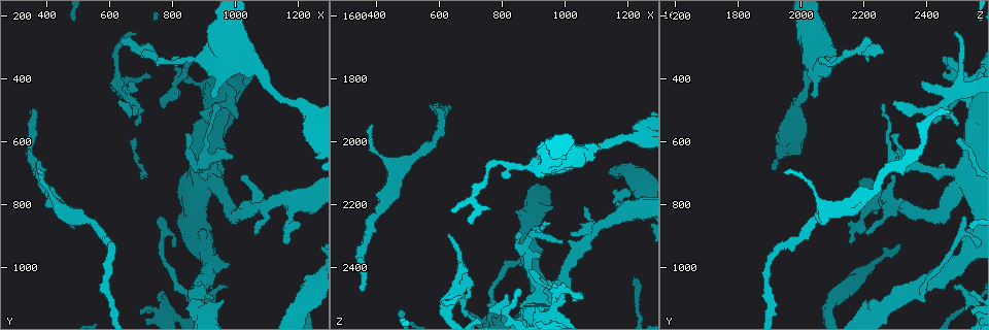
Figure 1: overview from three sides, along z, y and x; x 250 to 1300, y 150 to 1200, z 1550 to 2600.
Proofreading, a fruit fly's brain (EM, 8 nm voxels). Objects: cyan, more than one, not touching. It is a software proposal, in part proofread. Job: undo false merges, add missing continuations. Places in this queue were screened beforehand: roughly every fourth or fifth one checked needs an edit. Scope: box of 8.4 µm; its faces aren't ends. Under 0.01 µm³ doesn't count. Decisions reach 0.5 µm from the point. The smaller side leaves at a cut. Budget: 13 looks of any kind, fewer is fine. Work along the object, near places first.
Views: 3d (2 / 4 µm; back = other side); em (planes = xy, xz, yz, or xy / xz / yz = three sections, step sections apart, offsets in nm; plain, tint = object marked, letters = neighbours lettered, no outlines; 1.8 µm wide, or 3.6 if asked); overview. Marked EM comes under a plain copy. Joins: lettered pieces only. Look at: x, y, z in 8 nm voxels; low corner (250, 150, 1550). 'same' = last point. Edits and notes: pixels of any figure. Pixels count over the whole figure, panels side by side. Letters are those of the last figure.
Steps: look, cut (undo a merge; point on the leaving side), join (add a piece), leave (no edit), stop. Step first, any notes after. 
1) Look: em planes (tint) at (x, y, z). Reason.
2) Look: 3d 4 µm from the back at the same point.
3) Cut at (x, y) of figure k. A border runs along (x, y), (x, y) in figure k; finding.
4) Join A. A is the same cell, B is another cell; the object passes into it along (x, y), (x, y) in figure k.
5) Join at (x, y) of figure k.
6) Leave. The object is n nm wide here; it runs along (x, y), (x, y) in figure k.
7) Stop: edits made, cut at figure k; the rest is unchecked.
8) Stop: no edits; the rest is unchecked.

Look: 3d 4 µm at (350, 515, 2475). End of a long branch.

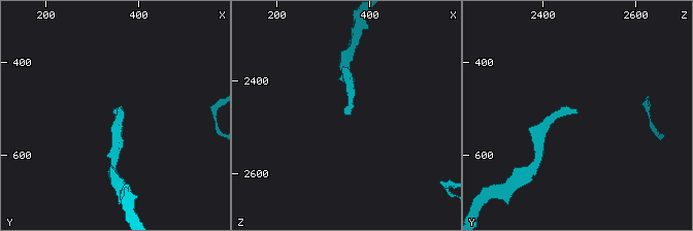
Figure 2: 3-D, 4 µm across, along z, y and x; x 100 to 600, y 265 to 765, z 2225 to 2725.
Look: em planes (letters) at (350, 505, 2480).

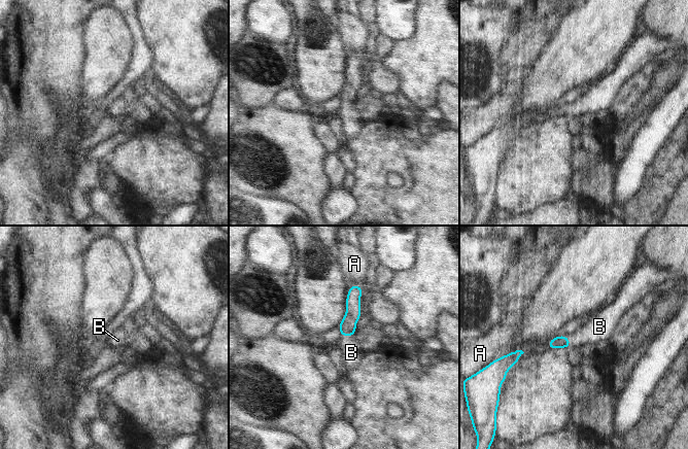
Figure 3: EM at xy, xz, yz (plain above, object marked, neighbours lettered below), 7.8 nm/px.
Join B. The longest contact is with A, 110 nm; B is the same cell, A is another cell; the object passes into it along (347, 326), (347, 335), (351, 352) in figure 3; the neuron continues.

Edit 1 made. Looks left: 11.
Look: overview.

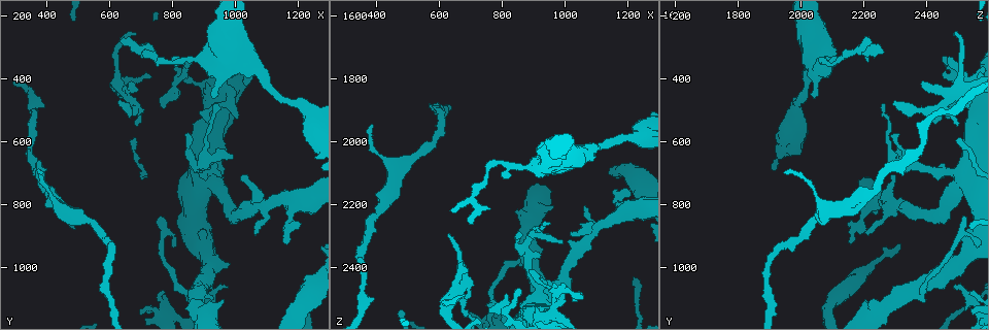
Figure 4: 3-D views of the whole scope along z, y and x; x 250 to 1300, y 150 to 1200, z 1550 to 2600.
Look: em xy step 8 (letters) at (715, 305, 2185).

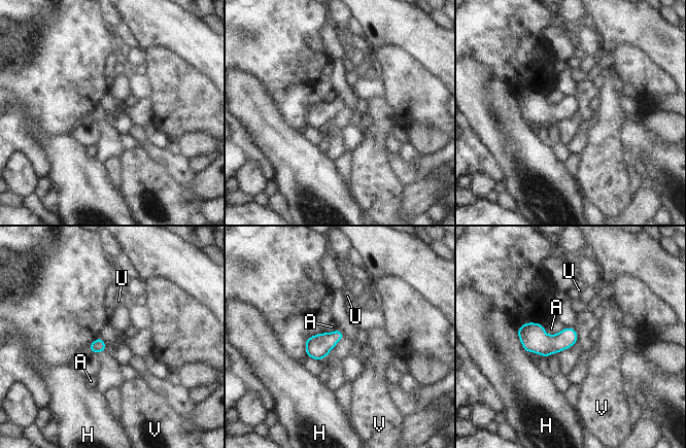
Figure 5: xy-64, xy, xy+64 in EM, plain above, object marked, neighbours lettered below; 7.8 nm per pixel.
Leave. A, H, U and V are other cells; a border runs along (564, 328), (556, 334), (544, 334) in figure 5; one neuron here.

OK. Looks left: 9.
Look: em 3.6 µm planes (letters) at (925, 540, 2425). Tapers out.

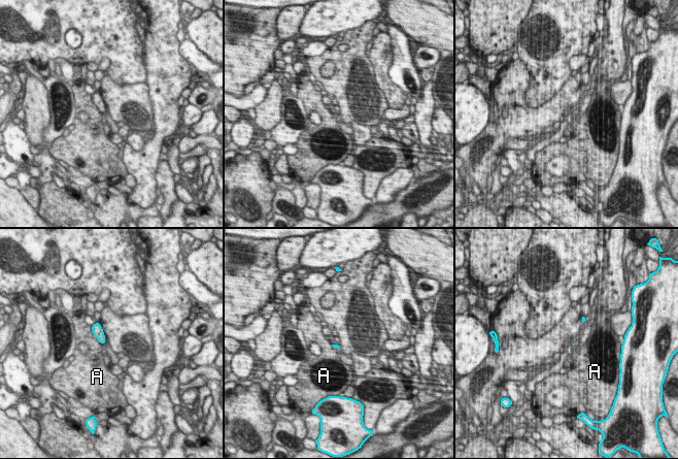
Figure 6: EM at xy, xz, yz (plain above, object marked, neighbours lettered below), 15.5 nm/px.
Leave. A is another cell; a border runs along (91, 326), (91, 332), (100, 343) in figure 6; no lettered piece goes on from it.

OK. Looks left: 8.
Look: 3d 2 µm at (680, 545, 2500).

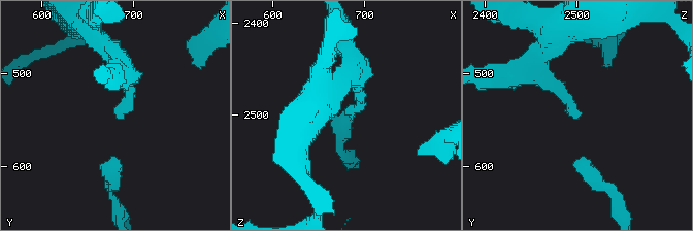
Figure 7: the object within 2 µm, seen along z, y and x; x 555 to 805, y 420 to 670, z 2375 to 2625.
Look: em 3.6 µm planes (letters) at (684, 550, 2500). Need the tissue.

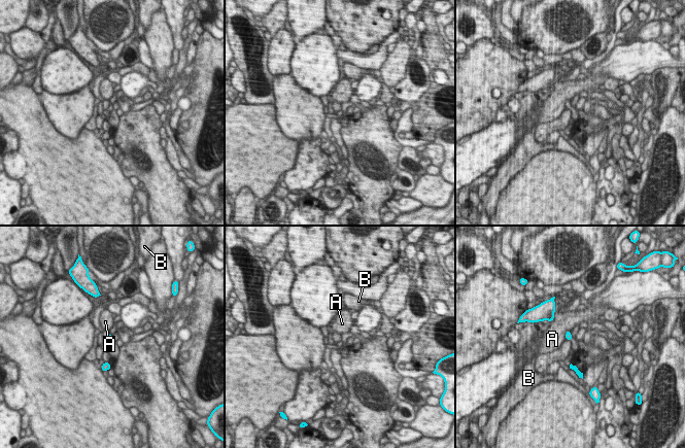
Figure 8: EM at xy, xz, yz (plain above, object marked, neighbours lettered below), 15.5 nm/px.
Leave. A and B are other cells; a border runs along (555, 312), (554, 317), (549, 321) in figure 8; no lettered piece goes on from it.

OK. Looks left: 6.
Look: em yz step 4 (letters) at (770, 1085, 2540). Free end.

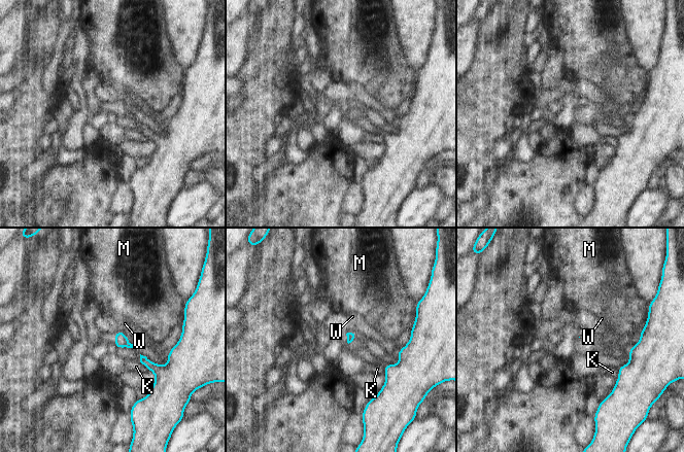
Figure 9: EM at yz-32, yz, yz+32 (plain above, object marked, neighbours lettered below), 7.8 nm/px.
Look: em planes (letters) at the same point. Another direction.

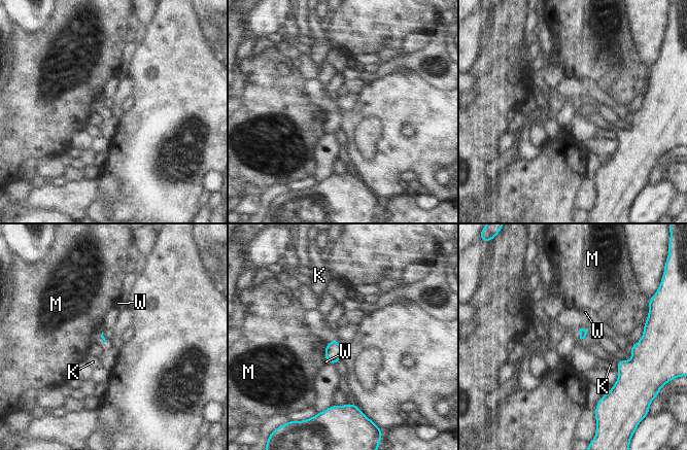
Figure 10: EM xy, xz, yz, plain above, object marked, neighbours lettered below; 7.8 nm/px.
Leave. K, M and W are other cells; no lettered piece goes on from it.

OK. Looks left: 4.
Stop: edits made, join at figure 3; the rest is unchecked.

